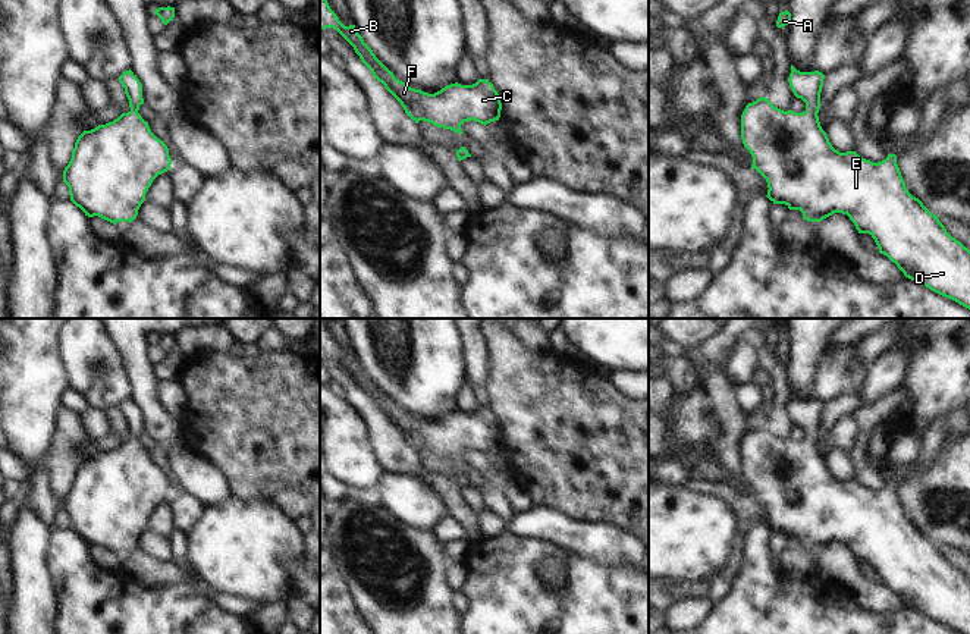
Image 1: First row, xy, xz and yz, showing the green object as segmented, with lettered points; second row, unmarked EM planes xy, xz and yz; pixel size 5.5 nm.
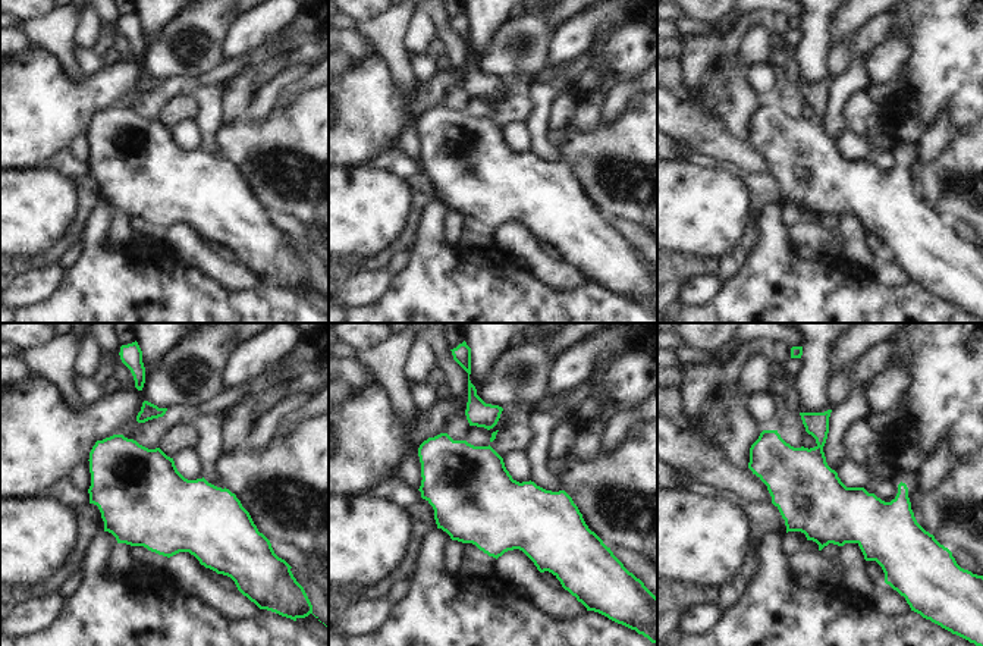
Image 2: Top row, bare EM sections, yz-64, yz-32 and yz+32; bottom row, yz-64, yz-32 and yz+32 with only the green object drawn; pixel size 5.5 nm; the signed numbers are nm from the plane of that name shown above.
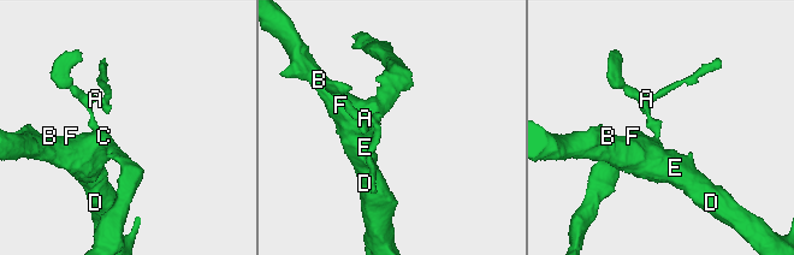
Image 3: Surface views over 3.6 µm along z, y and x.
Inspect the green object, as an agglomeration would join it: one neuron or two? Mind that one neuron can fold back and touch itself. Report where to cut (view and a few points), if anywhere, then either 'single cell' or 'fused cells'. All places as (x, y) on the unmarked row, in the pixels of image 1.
no cut; single cell

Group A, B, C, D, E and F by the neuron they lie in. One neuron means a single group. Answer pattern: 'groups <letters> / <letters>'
groups A B C D E F

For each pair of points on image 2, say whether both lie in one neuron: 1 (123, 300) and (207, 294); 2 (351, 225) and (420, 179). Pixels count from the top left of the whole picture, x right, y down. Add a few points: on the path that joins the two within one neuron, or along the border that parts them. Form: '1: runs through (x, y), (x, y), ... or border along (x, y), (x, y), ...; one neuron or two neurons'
1: runs through (144, 298), (187, 297); one neuron
2: border along (408, 182), (414, 196), (410, 220); two neurons

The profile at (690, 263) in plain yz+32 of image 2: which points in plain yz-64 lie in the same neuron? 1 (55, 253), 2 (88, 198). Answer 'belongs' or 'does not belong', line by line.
1: belongs
2: belongs

